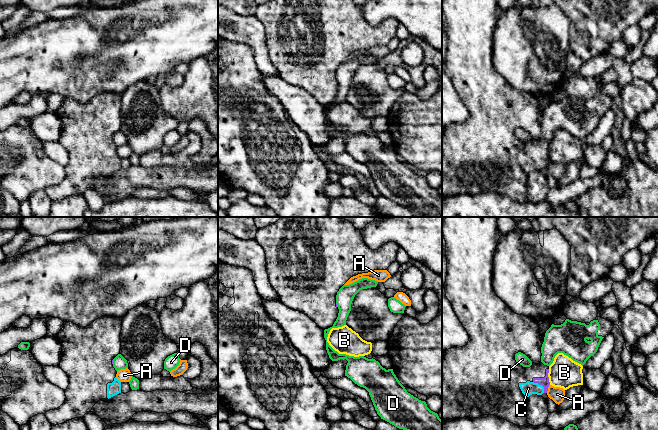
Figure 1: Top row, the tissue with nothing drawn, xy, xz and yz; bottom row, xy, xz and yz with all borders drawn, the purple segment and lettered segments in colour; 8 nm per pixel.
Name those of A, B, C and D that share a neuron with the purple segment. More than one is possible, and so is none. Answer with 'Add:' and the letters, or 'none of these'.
Add: C

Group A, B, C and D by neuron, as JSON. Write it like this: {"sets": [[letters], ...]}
{"sets": [["A"], ["B"], ["C"], ["D"]]}

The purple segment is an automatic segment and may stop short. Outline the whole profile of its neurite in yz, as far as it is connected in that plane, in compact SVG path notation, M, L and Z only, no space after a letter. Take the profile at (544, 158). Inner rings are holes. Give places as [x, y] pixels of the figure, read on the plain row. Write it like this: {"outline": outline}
{"outline": "M442 0L442 11L446 17L446 73L469 111L465 122L448 125L442 132L442 196L495 191L524 202L528 173L548 167L549 142L541 138L538 98L514 89L494 67L492 47L500 14L498 0ZM518 128L532 137L530 143L516 138Z"}

